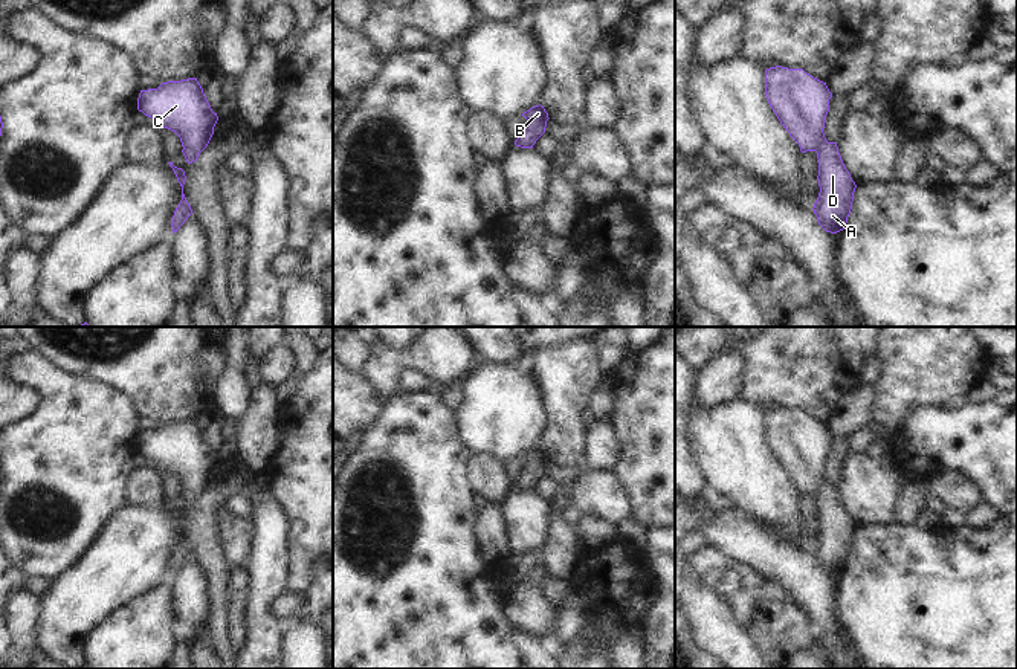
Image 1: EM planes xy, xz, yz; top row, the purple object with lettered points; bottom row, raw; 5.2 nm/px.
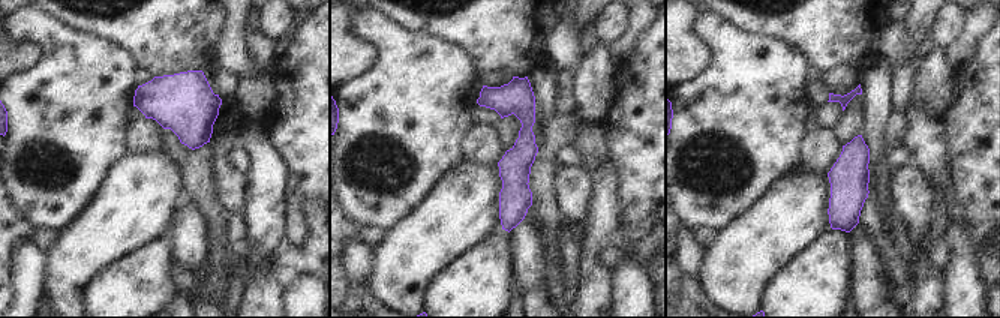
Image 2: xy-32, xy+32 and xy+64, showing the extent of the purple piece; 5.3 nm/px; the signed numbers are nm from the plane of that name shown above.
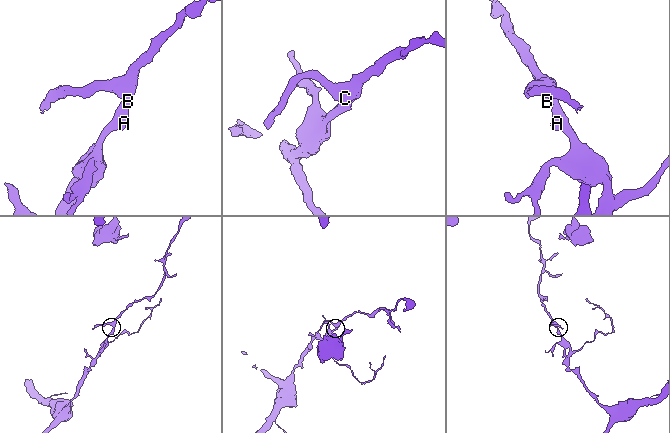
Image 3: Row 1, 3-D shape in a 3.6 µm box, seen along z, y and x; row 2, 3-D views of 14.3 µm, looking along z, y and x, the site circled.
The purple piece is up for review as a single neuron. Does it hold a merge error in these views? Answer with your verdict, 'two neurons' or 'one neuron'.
one neuron

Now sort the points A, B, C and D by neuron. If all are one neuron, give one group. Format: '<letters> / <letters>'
A B C D

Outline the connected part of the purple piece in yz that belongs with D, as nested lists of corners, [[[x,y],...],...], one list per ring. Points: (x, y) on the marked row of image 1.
[[[776,66],[765,70],[765,96],[800,151],[817,153],[820,192],[812,209],[818,225],[831,234],[843,231],[857,185],[837,144],[828,142],[823,133],[832,98],[826,82],[803,69]]]

